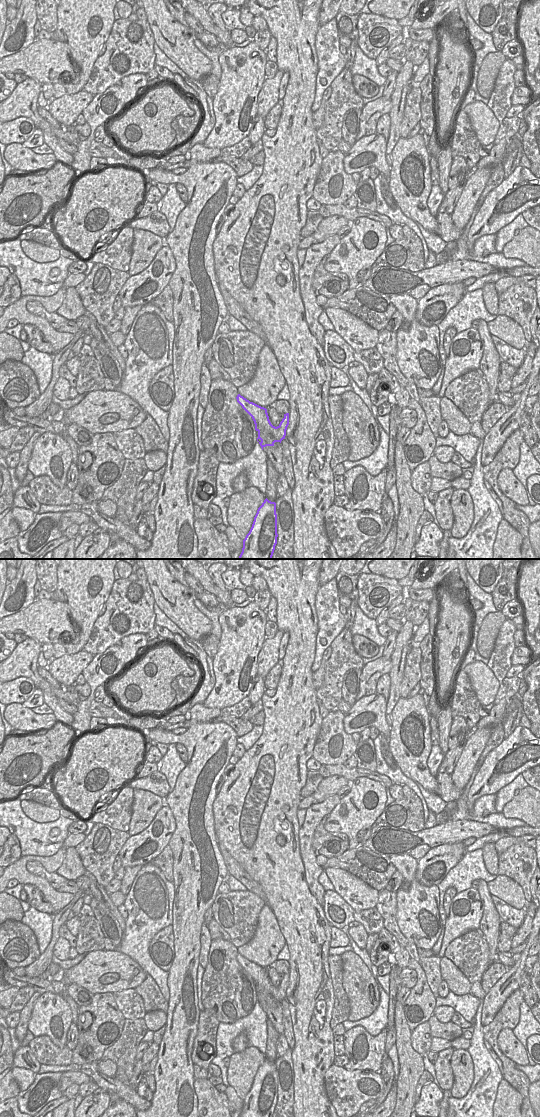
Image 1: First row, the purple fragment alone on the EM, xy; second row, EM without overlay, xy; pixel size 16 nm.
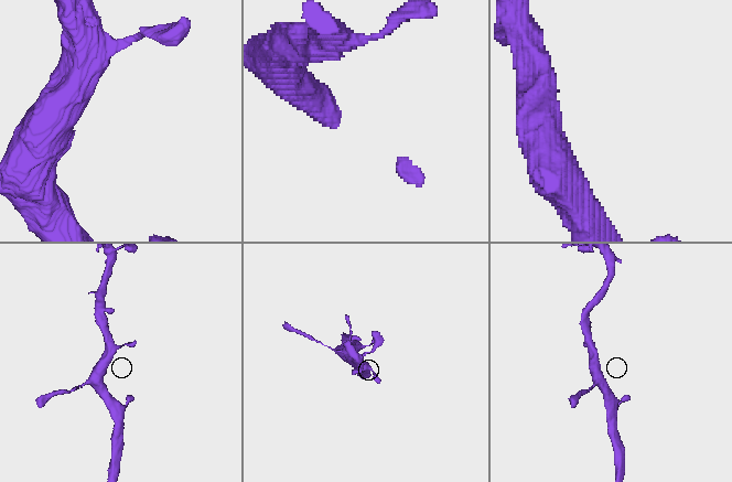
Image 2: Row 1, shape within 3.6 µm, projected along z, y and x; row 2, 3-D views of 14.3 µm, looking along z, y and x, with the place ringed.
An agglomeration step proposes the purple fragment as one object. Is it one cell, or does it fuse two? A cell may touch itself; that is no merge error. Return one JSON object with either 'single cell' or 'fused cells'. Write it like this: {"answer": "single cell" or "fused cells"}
{"answer": "single cell"}

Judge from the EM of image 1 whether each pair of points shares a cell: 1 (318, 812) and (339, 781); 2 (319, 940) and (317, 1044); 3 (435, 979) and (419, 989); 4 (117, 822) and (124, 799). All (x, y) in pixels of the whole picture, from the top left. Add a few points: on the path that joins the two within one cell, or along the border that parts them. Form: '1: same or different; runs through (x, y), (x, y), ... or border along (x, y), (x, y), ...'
1: different; border along (336, 793), (308, 807)
2: same; runs through (313, 966), (313, 1012), (315, 1018)
3: different; border along (418, 962), (424, 972), (426, 982), (435, 996)
4: same; runs through (117, 816), (121, 805)

